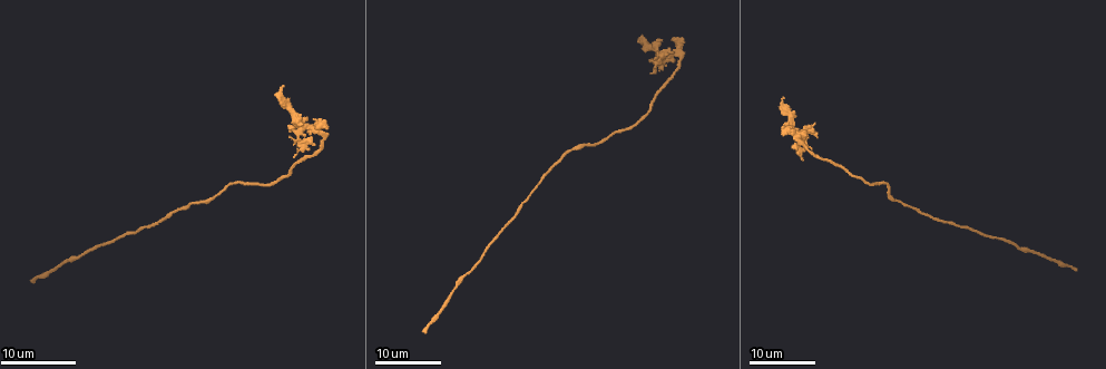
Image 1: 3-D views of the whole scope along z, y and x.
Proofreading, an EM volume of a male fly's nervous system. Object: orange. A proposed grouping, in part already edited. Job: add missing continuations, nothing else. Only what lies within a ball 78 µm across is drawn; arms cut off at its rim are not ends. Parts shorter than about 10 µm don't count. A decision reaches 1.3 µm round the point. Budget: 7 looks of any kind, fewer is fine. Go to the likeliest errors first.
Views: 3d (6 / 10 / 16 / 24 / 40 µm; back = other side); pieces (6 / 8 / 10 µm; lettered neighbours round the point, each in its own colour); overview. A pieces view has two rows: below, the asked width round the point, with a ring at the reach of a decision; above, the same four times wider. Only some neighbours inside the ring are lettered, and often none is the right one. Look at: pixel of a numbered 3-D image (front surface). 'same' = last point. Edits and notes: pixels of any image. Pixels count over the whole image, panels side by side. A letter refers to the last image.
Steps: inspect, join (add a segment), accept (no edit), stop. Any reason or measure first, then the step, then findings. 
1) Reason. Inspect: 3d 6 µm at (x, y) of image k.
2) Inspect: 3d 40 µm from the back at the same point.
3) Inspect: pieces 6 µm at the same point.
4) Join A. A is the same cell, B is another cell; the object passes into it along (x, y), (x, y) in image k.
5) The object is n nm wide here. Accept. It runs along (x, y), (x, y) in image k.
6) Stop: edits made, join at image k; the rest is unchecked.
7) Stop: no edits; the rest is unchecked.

Thin end. Inspect: 3d 16 µm at (650, 72) of image 1.

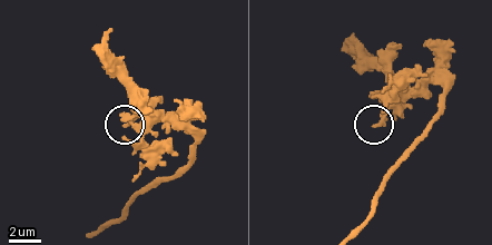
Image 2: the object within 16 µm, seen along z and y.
Inspect: pieces 8 µm at (376, 126) of image 2.

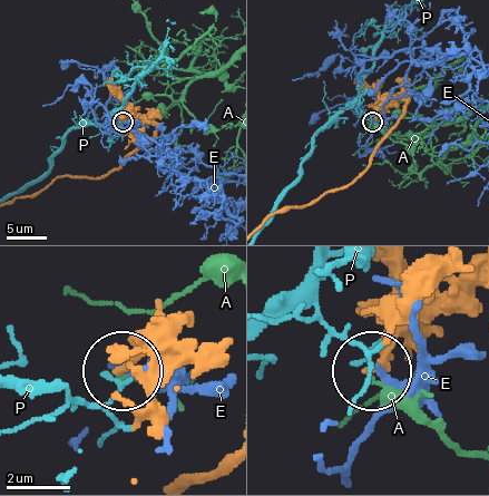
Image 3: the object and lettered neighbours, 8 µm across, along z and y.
The object is 190 nm wide here. Accept. A, E and P are other cells; none of them fits.

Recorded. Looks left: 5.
End of a long branch. Inspect: 3d 24 µm at (783, 95) of image 1.

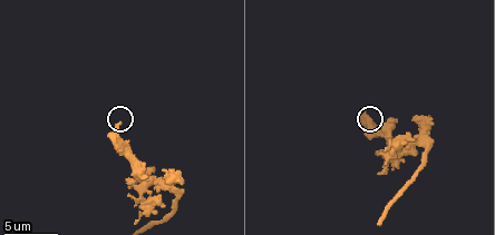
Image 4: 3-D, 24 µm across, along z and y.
Inspect: pieces 6 µm at (118, 122) of image 4.

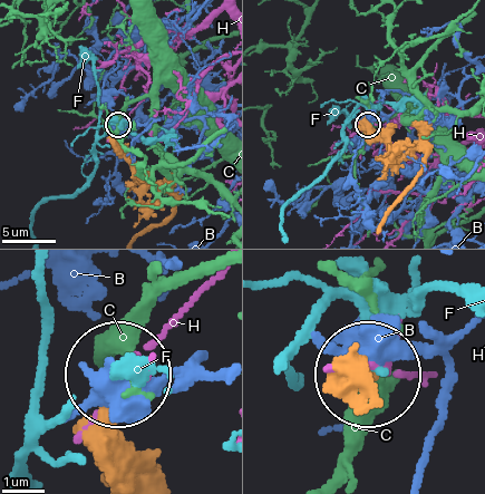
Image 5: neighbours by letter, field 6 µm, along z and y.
The object is 210 nm wide here. Accept. B, C, F and H are other cells; no lettered segment goes on from it.

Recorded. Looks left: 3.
Branch stops here. Inspect: pieces 8 µm at (165, 171) of image 4.

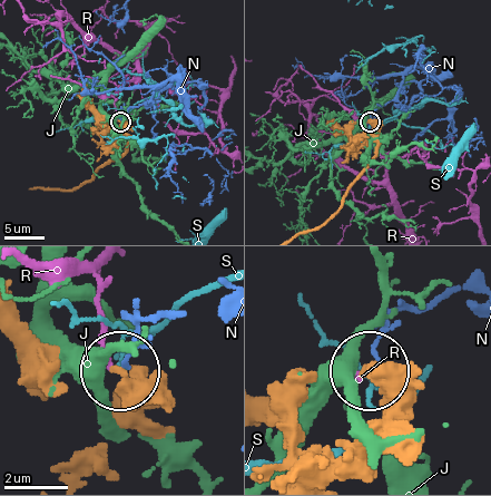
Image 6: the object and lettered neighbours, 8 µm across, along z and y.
The object is 330 nm wide here. Accept. J, N, R and S are other cells; it runs along (150, 417), (119, 371) in image 6; none of them fits.

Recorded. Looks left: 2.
Stop: no edits; the rest is unchecked.

